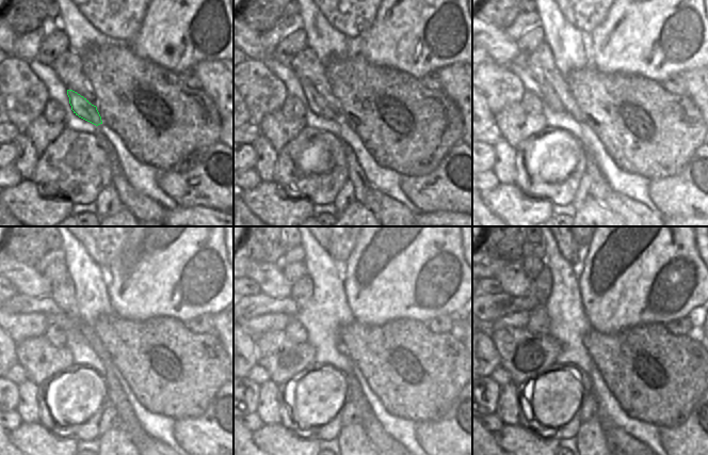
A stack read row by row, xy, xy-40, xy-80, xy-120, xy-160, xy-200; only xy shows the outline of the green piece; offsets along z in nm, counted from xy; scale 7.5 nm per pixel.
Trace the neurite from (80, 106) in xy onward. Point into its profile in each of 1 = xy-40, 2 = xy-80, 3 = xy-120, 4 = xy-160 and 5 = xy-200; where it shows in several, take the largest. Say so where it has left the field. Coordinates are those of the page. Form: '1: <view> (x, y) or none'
1: xy-40 (318, 105)
2: xy-80 (551, 98)
3: xy-120 (19, 303)
4: xy-160 (259, 304)
5: xy-200 (494, 307)

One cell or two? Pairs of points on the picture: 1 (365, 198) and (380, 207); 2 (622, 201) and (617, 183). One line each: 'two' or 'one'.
1: one
2: two

